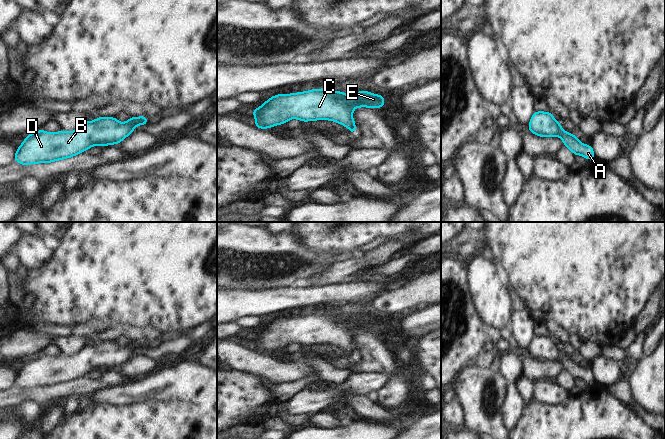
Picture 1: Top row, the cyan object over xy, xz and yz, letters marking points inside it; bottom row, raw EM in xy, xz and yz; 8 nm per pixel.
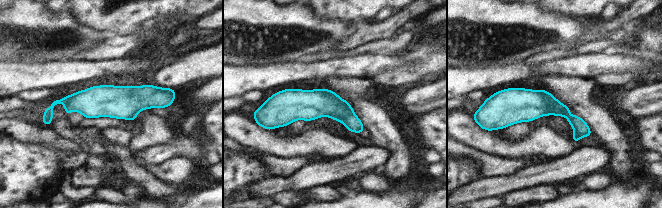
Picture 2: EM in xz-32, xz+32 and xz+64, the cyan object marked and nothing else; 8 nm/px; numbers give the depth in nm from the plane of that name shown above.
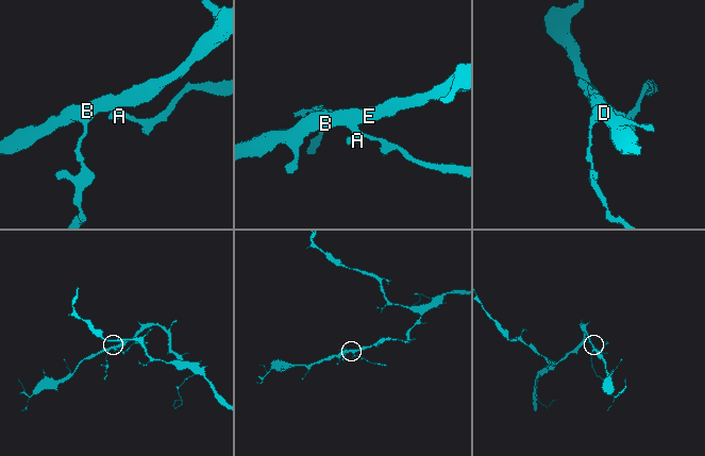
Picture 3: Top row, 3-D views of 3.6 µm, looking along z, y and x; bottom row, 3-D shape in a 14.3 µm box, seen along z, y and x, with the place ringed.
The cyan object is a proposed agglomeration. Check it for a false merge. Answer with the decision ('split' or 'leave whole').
leave whole

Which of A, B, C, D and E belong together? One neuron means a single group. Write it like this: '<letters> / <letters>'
A B C D E

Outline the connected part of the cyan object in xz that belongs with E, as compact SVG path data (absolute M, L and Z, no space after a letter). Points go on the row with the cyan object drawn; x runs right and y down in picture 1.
M313 89L295 94L280 94L269 98L262 106L252 111L256 118L254 126L260 129L285 124L291 118L300 121L333 120L356 133L352 118L355 107L380 109L385 104L382 95L361 90L355 95L340 91Z

